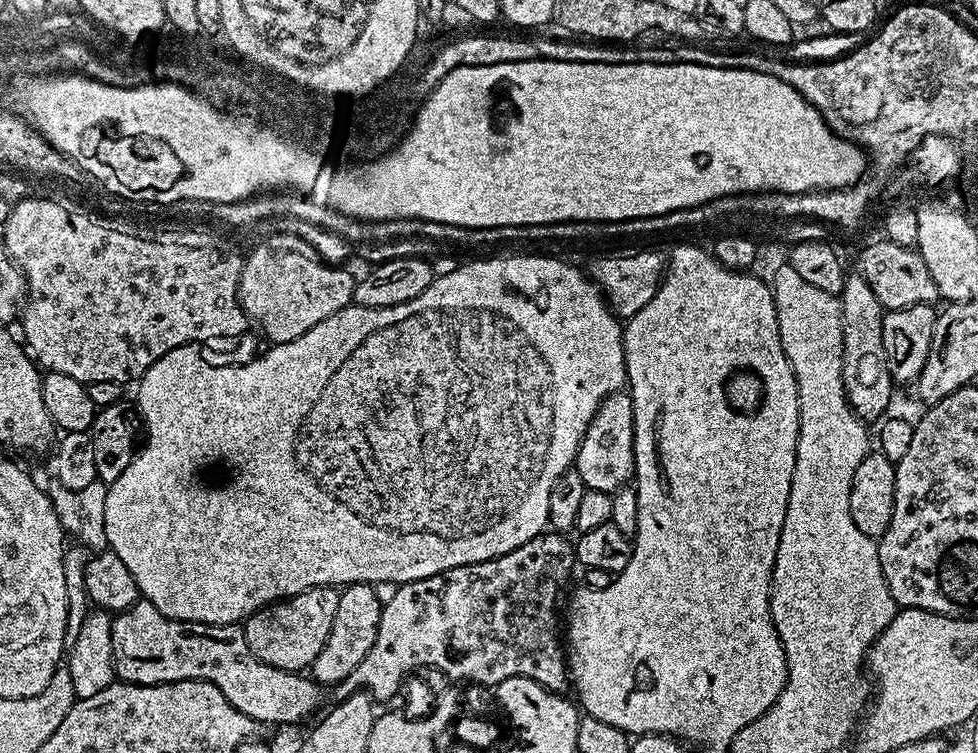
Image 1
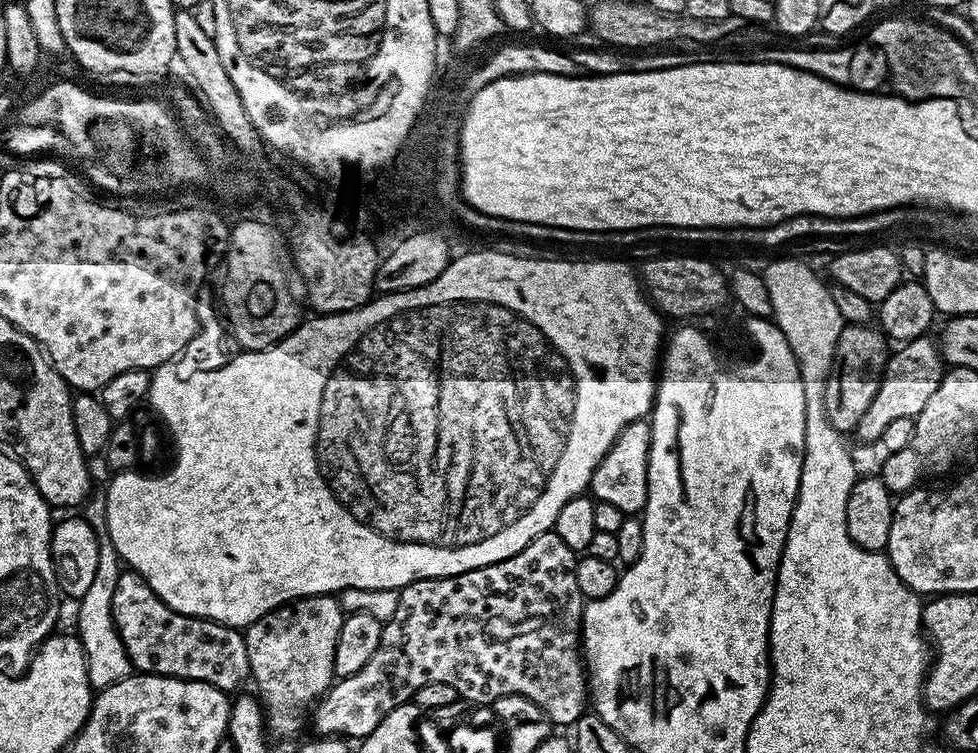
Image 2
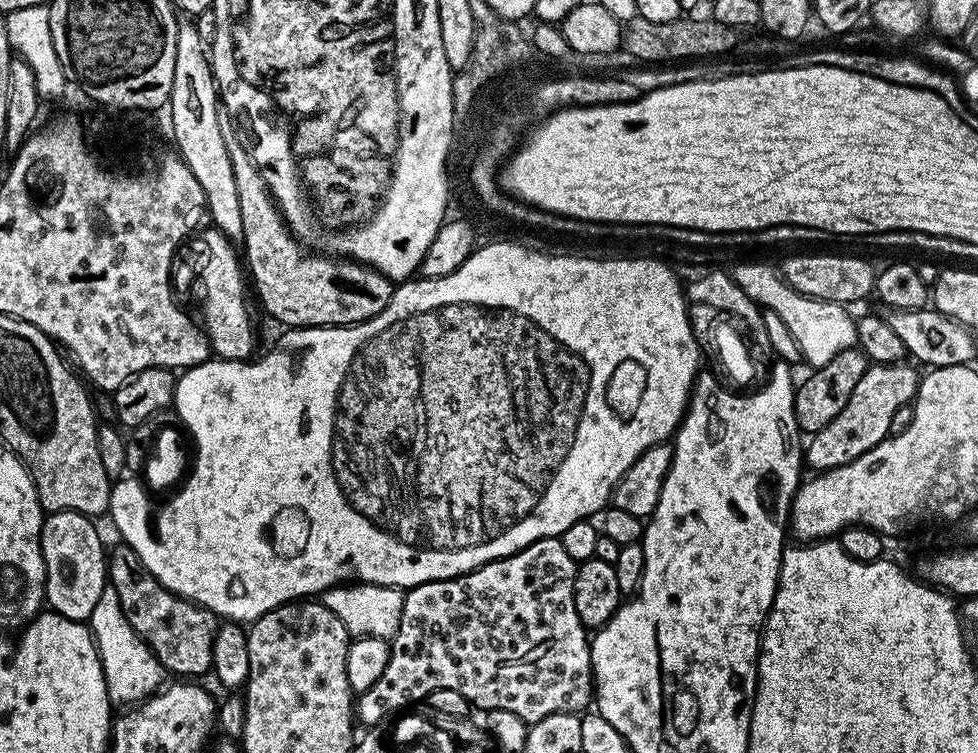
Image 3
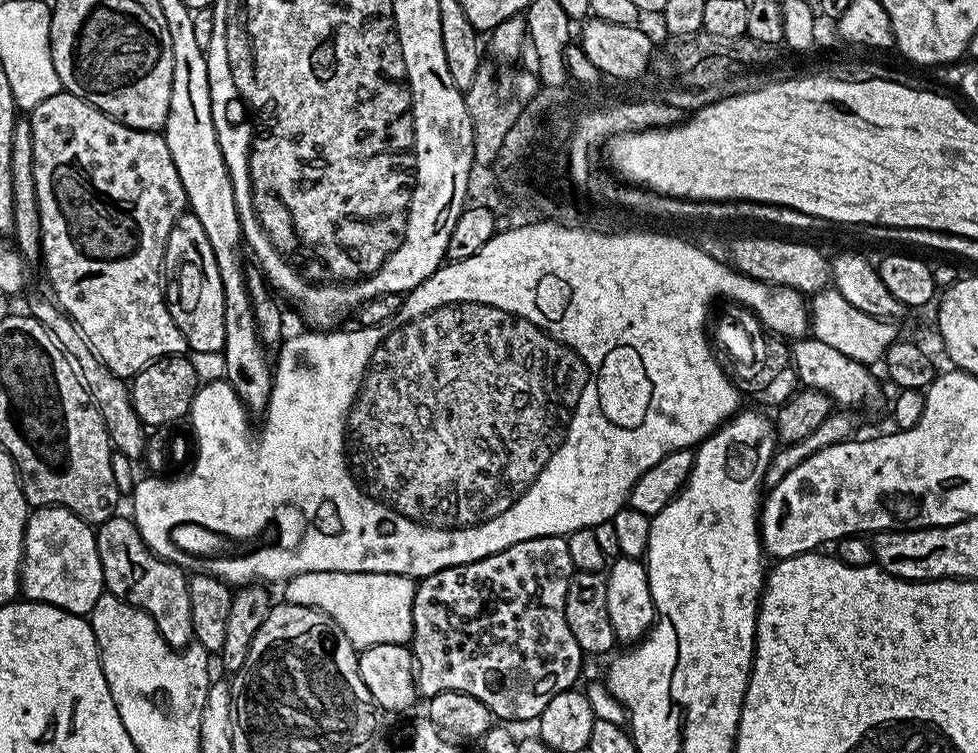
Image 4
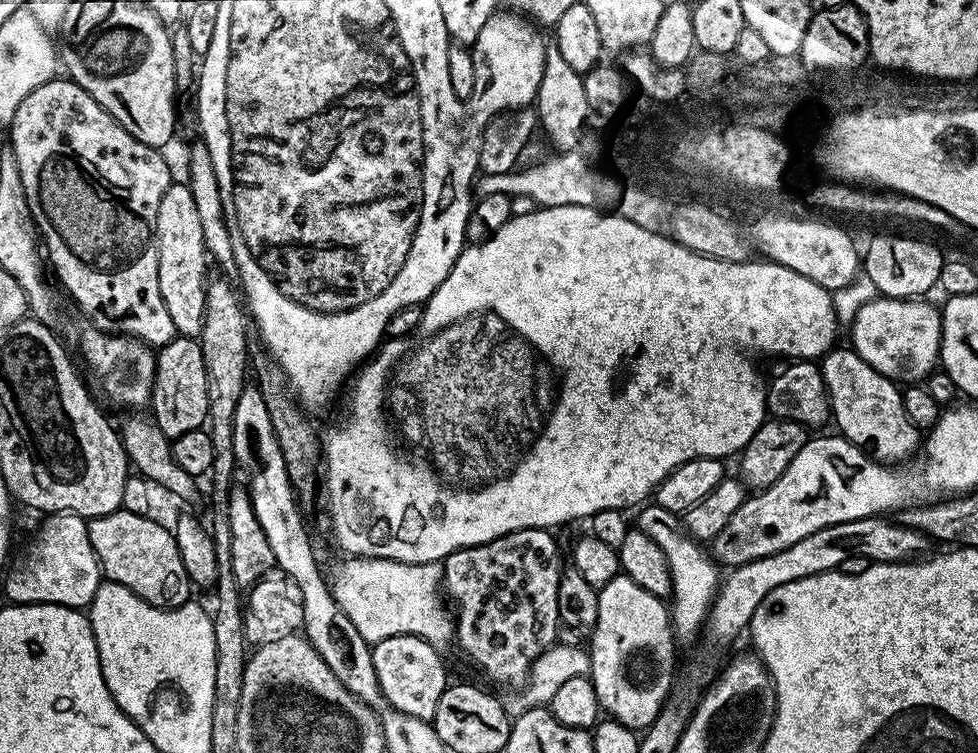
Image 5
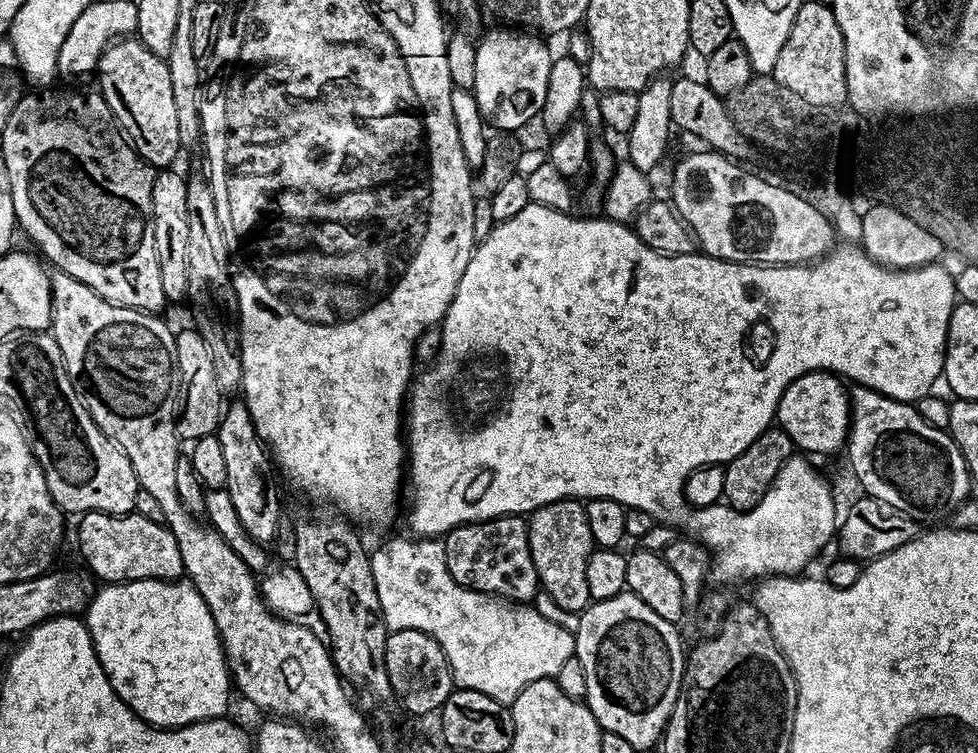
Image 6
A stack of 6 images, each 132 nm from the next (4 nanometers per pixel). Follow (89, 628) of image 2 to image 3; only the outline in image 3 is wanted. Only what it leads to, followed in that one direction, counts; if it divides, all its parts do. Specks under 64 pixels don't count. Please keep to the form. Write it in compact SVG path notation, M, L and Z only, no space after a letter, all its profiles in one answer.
M111 586L102 590L102 596L94 606L90 631L92 639L96 641L96 653L99 654L102 662L108 698L113 705L135 705L141 700L148 699L165 683L166 670L158 662L156 655L146 646L144 639L132 629L130 622L126 622L126 614L122 614L118 594Z

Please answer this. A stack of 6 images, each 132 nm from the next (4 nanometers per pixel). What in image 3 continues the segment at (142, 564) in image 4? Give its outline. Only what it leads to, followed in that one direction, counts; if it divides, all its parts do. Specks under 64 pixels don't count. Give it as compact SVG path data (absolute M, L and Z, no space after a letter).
M123 542L117 543L117 548L107 553L107 583L118 594L118 602L122 606L122 614L126 614L126 622L130 622L130 626L137 634L146 642L146 646L158 658L158 662L169 673L177 672L180 678L200 678L205 674L211 673L212 670L212 647L214 646L214 634L218 627L217 617L209 610L209 608L201 608L199 604L195 604L193 600L184 600L180 596L175 596L170 590L166 590L162 586L162 582L158 582L154 578L154 574L150 574L150 570L146 570L146 566L142 566L142 562L138 558L138 554L134 554L134 550L128 544Z

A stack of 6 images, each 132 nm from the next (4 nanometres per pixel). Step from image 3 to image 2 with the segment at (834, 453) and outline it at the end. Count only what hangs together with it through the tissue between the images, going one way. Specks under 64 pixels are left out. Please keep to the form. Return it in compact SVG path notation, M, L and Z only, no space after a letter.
M925 334L919 336L918 339L905 341L899 347L901 349L898 351L895 349L885 361L875 398L870 402L866 413L862 414L856 429L856 436L859 436L862 441L872 442L872 444L879 443L883 431L895 419L906 417L915 419L941 384L946 366L937 343L929 338L930 336Z

